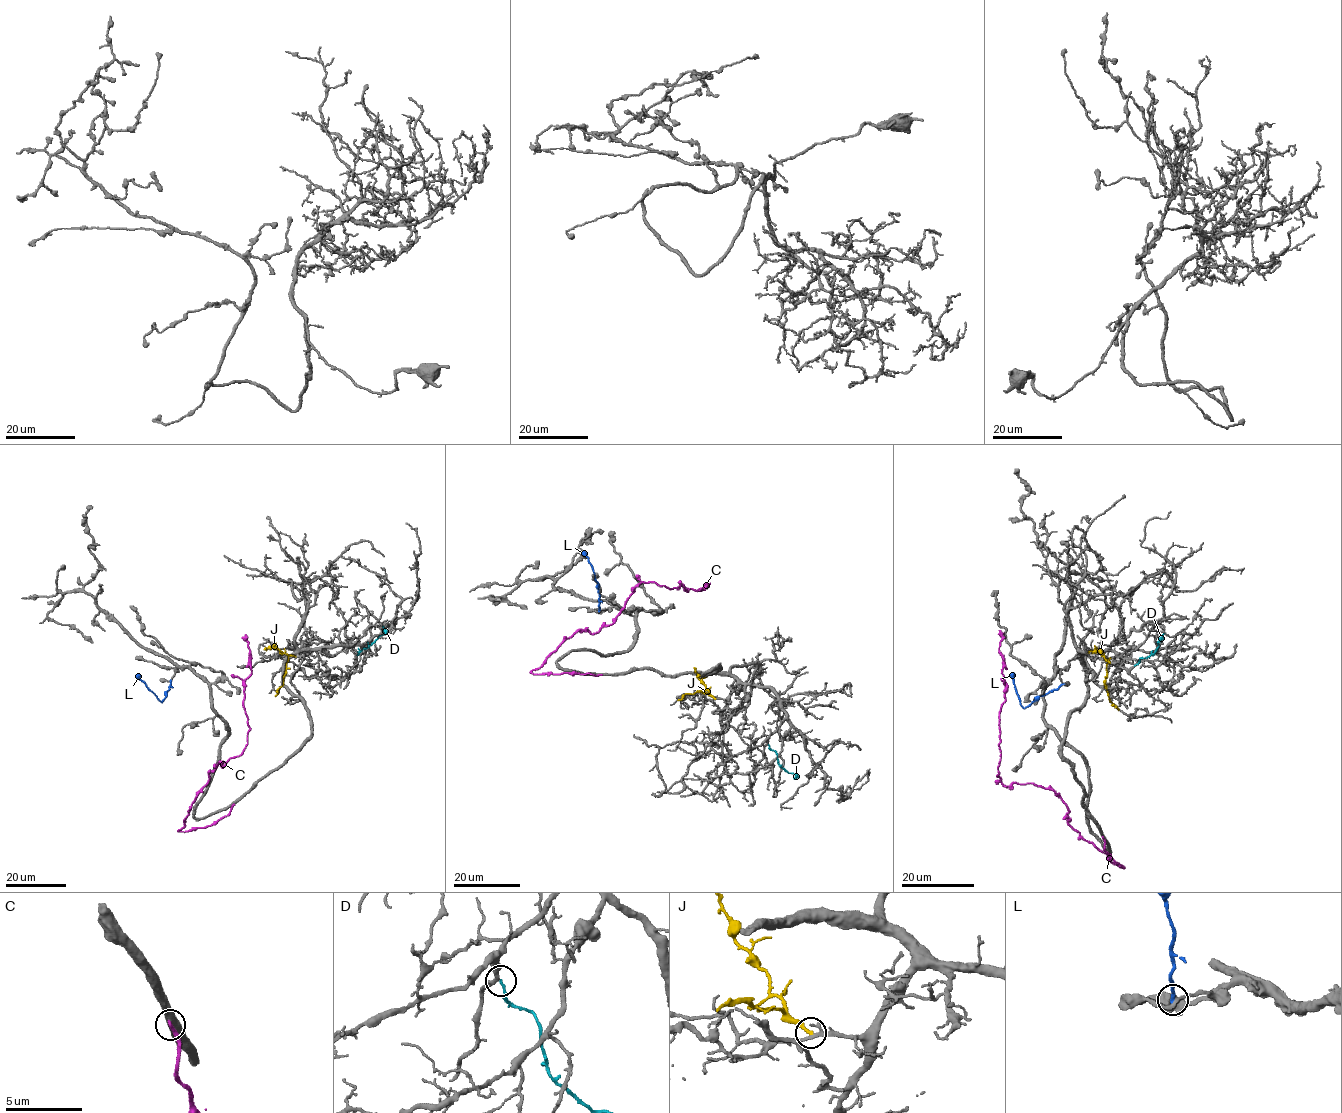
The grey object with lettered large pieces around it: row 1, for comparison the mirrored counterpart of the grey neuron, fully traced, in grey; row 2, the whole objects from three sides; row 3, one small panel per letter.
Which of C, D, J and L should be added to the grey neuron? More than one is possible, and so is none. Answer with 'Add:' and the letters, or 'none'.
Add: none

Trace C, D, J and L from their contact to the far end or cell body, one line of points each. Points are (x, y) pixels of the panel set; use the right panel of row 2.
C: (1102, 838), (1110, 861), (1124, 868), (1069, 825), (1052, 790), (1005, 786), (997, 775), (1006, 691), (999, 630)
D: (1134, 665), (1142, 658), (1153, 655), (1164, 633)
J: (1109, 662), (1105, 686), (1109, 700), (1119, 709)
L: (1063, 683), (1023, 707), (1013, 673)

